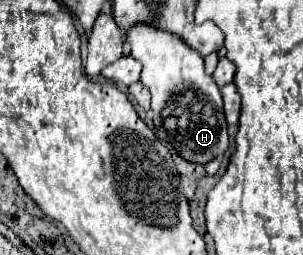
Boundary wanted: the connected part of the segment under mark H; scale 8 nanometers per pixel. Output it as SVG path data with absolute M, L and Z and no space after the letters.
M134 24L126 32L132 56L142 62L140 82L152 94L154 128L158 138L178 150L178 154L196 164L206 164L228 148L226 118L222 110L220 88L212 76L204 74L204 58L188 44L162 28Z

